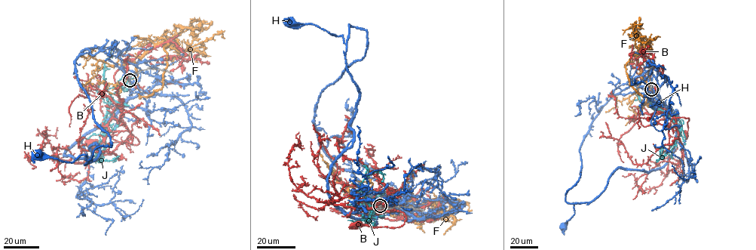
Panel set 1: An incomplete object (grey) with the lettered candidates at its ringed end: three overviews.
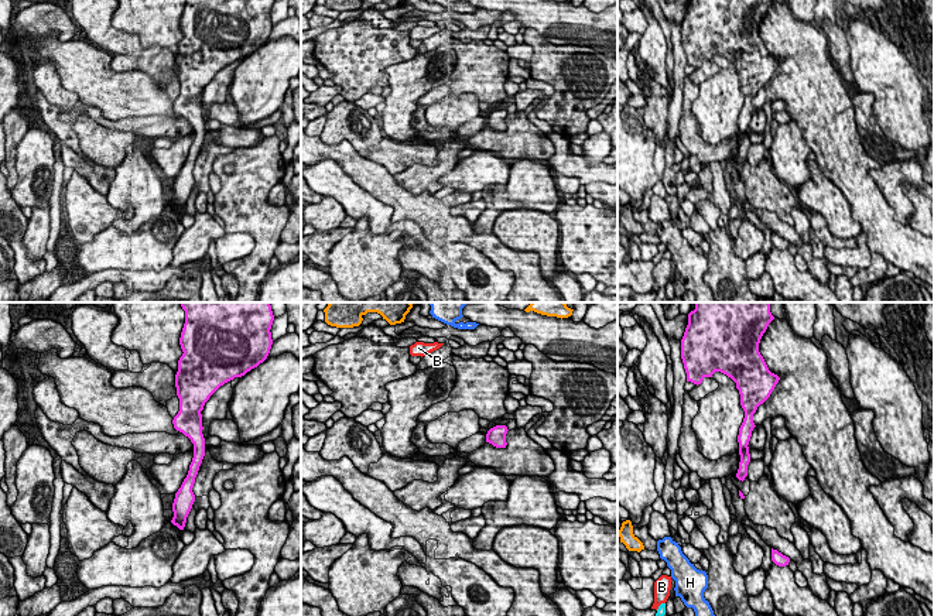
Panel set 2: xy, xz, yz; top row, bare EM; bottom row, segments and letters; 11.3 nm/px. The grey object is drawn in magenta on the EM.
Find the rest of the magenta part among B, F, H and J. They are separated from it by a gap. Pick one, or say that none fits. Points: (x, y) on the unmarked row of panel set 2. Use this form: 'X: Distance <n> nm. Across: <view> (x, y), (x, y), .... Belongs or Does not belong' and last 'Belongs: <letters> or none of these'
B: Distance 1100 nm. Across: xz (491, 112), (438, 31). Does not belong
F: Distance 1250 nm. Across: yz (739, 178), (642, 226). Does not belong
H: Distance 750 nm. Across: yz (772, 243), (707, 259). Does not belong
J: Distance 1300 nm. Across: yz (772, 243), (664, 287). Does not belong
Belongs: none of these

